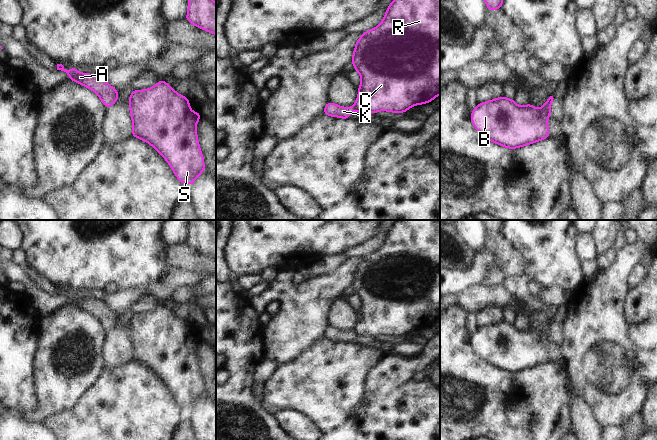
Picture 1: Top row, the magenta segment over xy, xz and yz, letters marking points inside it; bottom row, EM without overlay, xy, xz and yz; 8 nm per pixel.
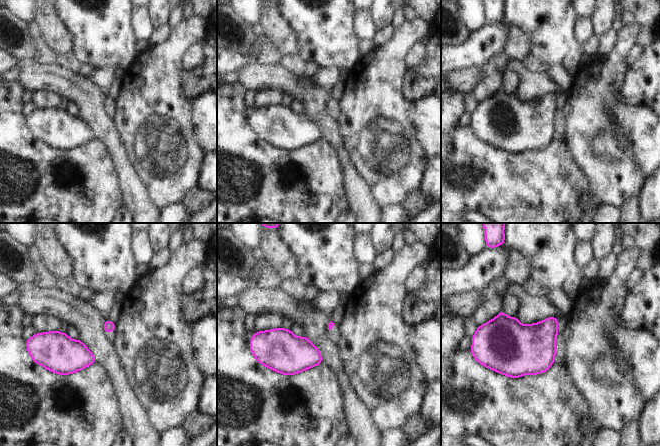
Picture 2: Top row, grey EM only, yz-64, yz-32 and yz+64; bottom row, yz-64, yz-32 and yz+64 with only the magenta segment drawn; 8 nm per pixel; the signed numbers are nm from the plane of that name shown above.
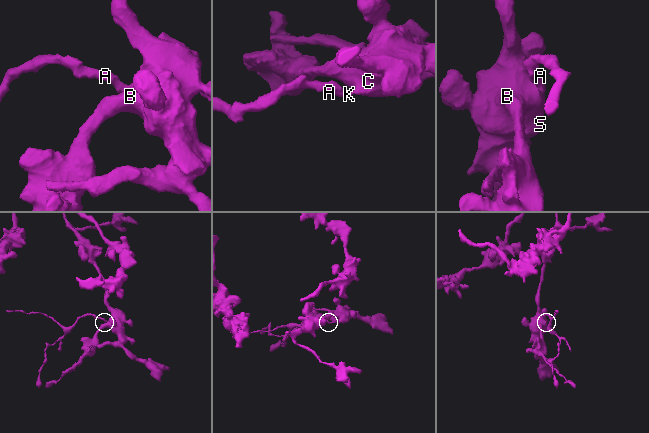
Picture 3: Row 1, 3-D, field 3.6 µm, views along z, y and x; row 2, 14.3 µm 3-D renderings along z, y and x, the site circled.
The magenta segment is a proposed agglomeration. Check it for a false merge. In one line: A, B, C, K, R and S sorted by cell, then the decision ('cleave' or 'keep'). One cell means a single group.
groups A K / B C R S; cleave

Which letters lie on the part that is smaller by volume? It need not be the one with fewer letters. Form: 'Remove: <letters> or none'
Remove: A, K

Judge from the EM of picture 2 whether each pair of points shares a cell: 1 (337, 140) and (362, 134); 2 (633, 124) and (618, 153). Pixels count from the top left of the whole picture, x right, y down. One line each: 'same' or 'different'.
1: different
2: different

